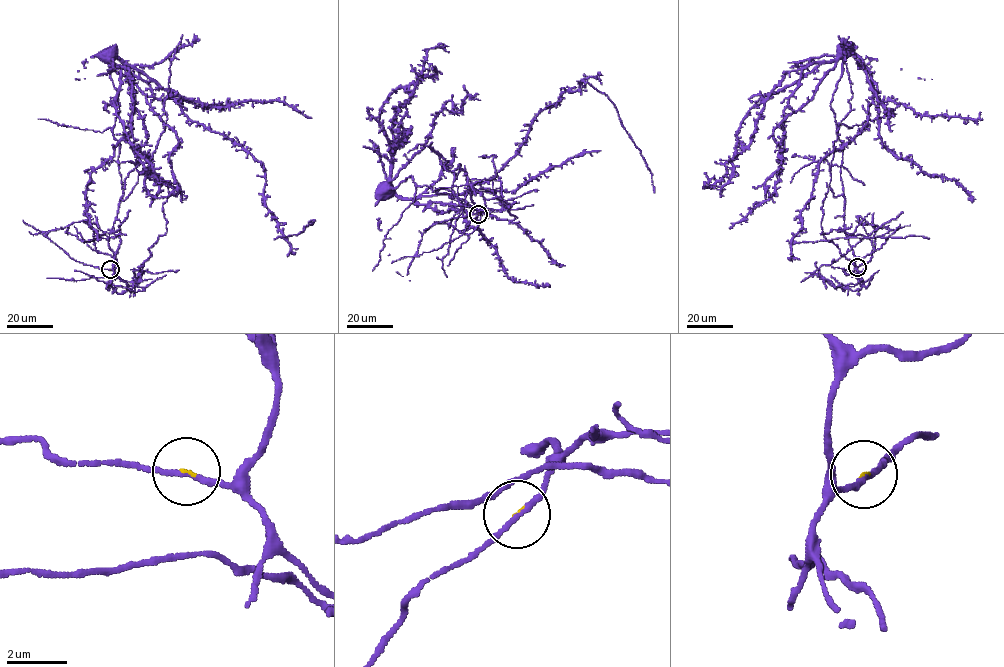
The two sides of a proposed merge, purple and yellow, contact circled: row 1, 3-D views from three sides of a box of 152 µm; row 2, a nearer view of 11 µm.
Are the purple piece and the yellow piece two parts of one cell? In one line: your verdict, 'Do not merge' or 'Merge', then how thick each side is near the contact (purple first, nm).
Do not merge. Thickness 170 nm (purple) against 50 nm

